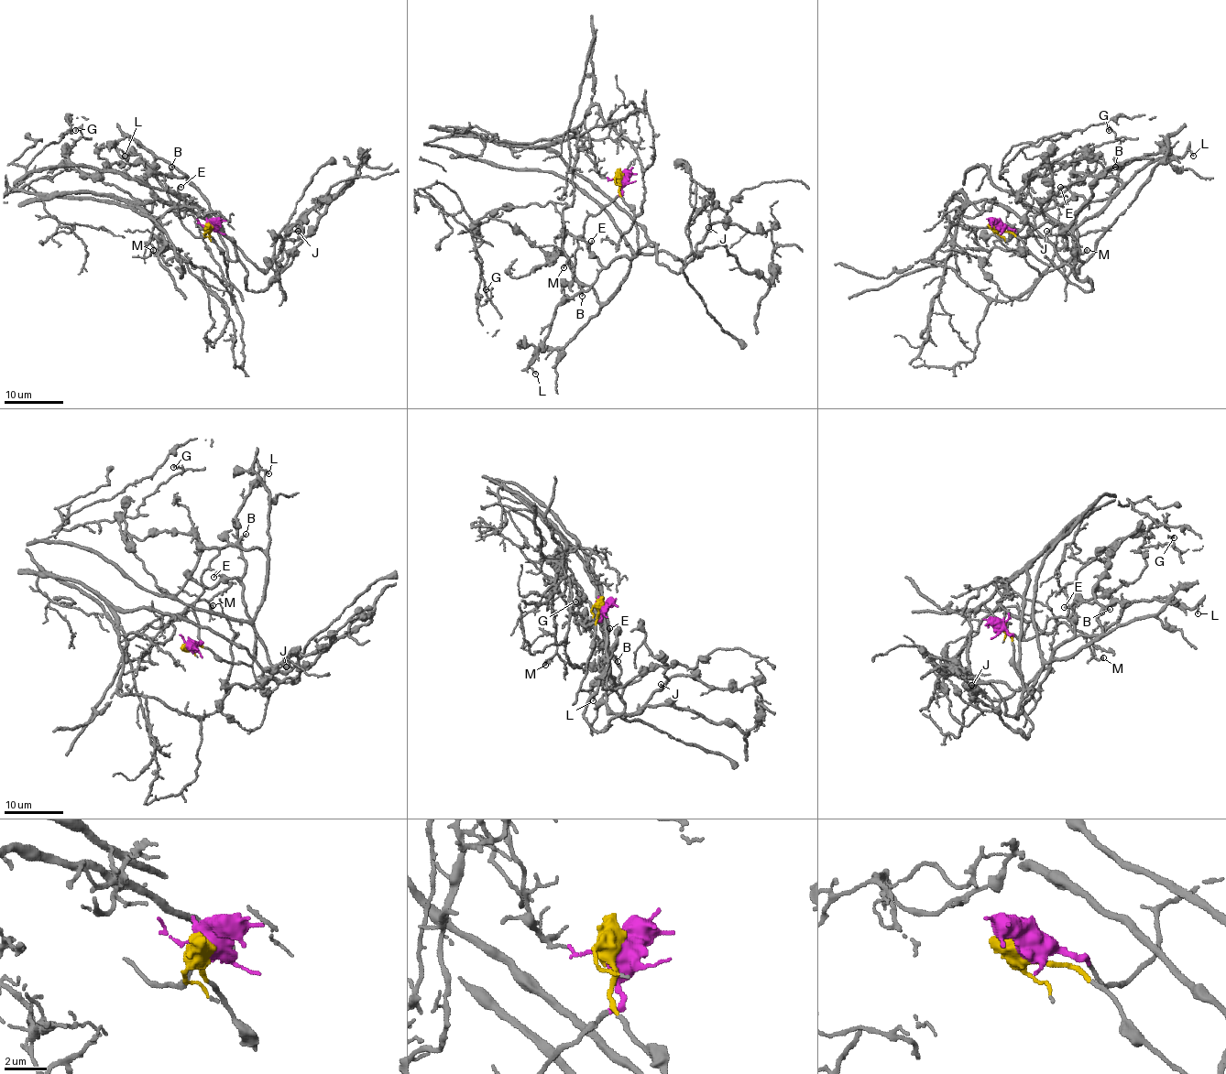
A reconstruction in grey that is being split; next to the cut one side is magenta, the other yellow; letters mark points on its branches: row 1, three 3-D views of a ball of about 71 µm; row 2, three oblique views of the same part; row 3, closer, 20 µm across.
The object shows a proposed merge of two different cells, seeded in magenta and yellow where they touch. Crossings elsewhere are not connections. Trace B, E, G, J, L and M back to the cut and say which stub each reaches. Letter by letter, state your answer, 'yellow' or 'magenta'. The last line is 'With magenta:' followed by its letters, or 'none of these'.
B: magenta
E: yellow
G: yellow
J: magenta
L: yellow
M: yellow
With magenta: B, J

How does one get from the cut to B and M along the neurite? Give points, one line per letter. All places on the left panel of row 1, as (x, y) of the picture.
B: (209, 225), (212, 229), (202, 237), (195, 237), (175, 214), (164, 184), (164, 176), (171, 167)
M: (209, 227), (227, 276), (236, 246), (179, 205), (137, 205), (168, 246), (151, 234), (152, 249)

